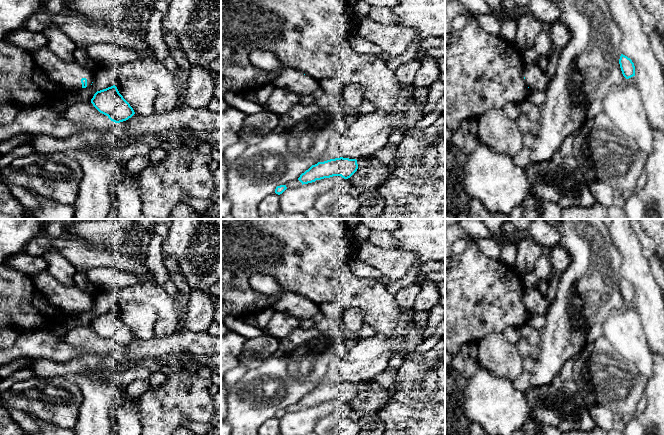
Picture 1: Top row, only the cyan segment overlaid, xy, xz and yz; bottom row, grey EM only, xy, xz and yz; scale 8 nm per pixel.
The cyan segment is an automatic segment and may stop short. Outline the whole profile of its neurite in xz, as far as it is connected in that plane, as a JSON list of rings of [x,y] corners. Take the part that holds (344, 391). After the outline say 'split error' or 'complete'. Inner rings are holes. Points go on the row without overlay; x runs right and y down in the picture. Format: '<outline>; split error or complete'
[[[340,381],[312,389],[300,399],[298,404],[303,409],[333,400],[341,400],[344,403],[348,403],[357,393],[358,388],[356,383]]]; complete

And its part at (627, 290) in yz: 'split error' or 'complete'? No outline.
complete

